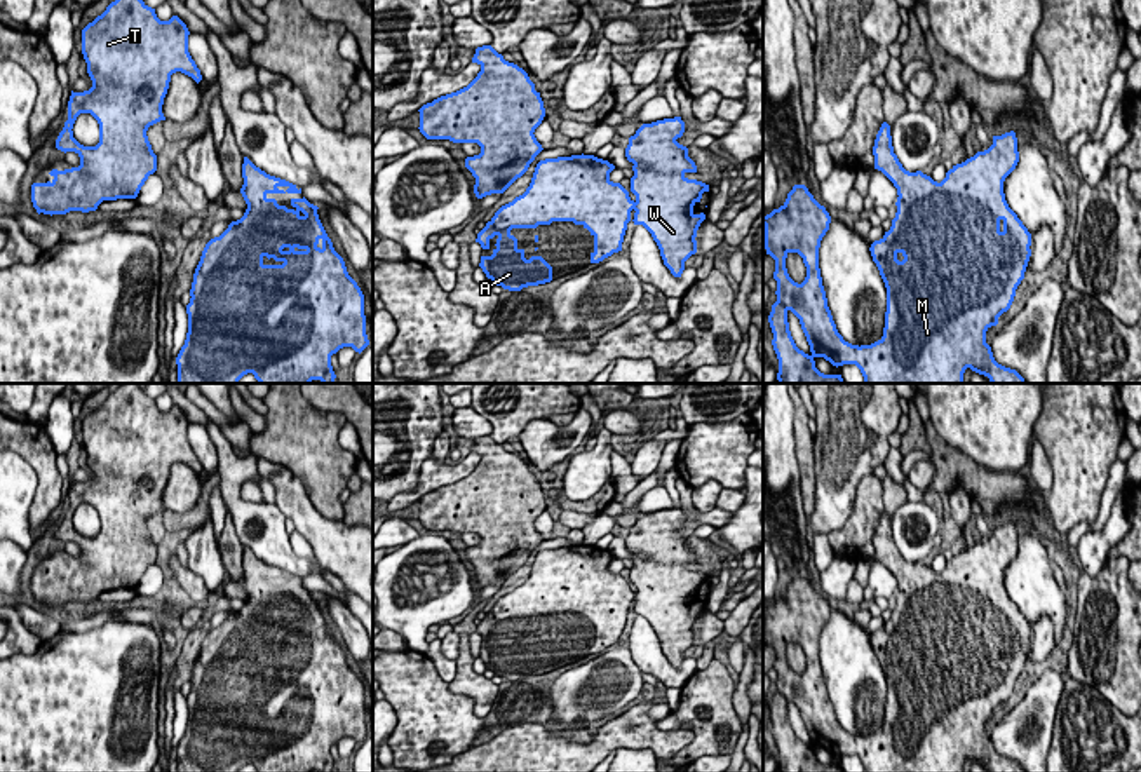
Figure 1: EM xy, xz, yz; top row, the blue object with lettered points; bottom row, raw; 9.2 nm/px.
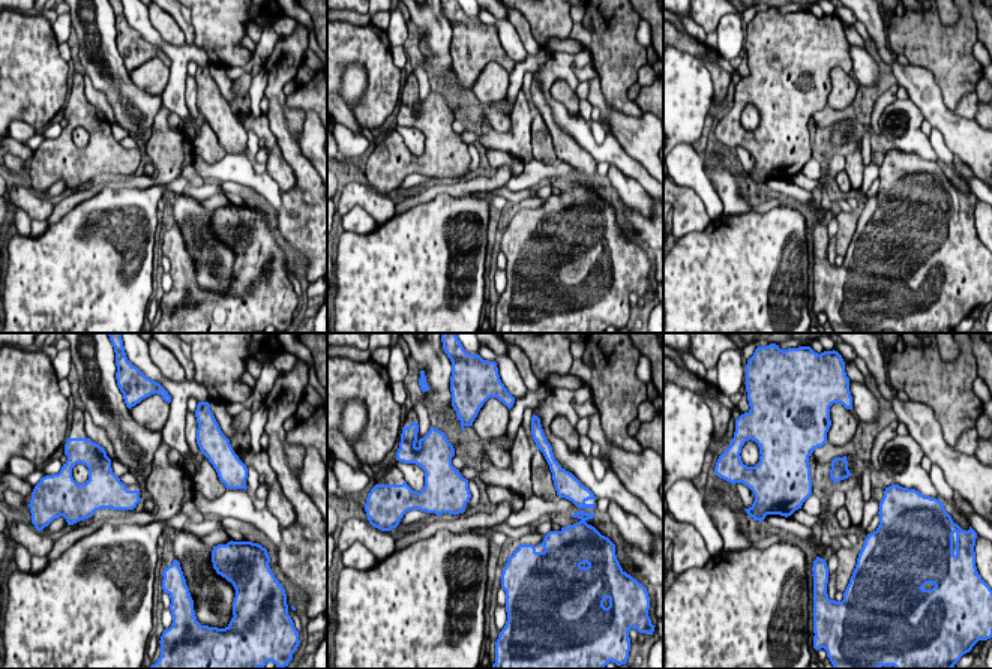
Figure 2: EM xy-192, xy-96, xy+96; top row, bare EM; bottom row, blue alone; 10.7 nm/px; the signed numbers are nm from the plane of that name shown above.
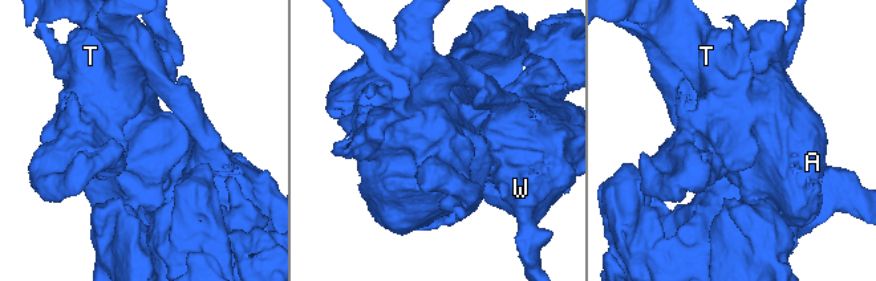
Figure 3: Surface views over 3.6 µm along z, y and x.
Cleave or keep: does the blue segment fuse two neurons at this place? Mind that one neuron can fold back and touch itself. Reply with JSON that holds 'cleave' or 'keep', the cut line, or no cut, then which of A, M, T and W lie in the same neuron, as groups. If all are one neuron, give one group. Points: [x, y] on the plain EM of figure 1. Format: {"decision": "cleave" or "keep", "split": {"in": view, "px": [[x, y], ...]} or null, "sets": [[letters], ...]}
{"decision": "keep", "split": null, "sets": [["A", "M", "T", "W"]]}

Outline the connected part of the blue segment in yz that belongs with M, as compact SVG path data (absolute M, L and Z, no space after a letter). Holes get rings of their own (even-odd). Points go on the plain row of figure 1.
M887 512L876 525L873 545L874 559L894 573L899 586L890 620L869 638L887 678L883 727L859 737L838 723L819 659L819 638L831 606L805 575L794 575L786 593L763 606L765 640L775 650L777 692L768 713L779 749L777 770L843 772L841 765L824 765L815 758L814 749L824 748L836 758L855 755L864 772L963 772L967 758L989 772L1024 772L1016 760L998 755L986 734L986 721L1010 699L1031 647L1031 624L1009 598L1003 584L1003 572L1019 552L1016 523L993 526L988 540L953 556L941 573L922 561L909 563L902 558L894 544ZM789 643L798 643L807 657L801 674L787 664ZM789 701L800 709L810 746L800 741L791 727Z

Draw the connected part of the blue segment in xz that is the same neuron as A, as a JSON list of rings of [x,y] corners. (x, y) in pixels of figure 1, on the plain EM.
[[[681,507],[643,514],[629,528],[625,547],[632,552],[634,566],[627,582],[620,573],[610,570],[615,559],[608,551],[594,545],[571,545],[540,551],[526,582],[512,593],[502,596],[486,617],[477,624],[476,633],[489,640],[489,631],[496,626],[496,638],[491,647],[481,647],[479,657],[496,676],[509,681],[521,681],[552,671],[552,657],[542,647],[524,648],[524,640],[517,638],[512,619],[537,619],[552,612],[573,612],[582,615],[594,627],[591,653],[599,653],[613,643],[622,641],[627,613],[643,615],[657,633],[664,655],[674,667],[681,667],[685,652],[697,643],[697,620],[706,605],[695,605],[693,596],[700,593],[709,575],[688,570],[686,563],[697,563],[695,552],[688,547],[688,538],[676,530],[685,523]]]

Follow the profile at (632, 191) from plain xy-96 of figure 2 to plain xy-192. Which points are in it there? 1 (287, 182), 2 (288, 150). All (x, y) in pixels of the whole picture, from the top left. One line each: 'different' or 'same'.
1: same
2: different

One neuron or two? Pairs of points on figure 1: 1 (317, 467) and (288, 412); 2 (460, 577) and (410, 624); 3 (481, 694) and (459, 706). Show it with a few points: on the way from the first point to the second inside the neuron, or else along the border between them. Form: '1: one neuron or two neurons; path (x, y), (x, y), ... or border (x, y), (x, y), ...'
1: one neuron; path (314, 453), (291, 426)
2: one neuron; path (457, 593), (443, 607), (425, 614)
3: two neurons; border (446, 683), (452, 692), (467, 694), (483, 718)

